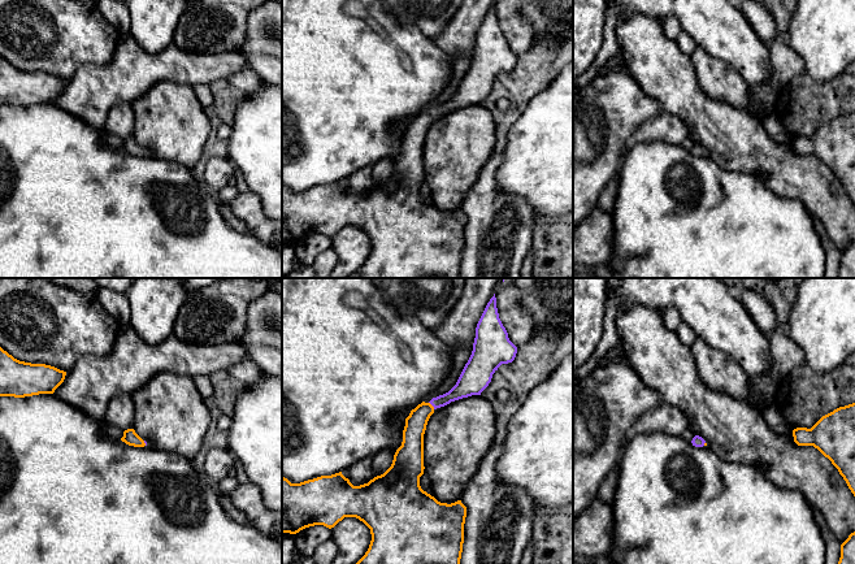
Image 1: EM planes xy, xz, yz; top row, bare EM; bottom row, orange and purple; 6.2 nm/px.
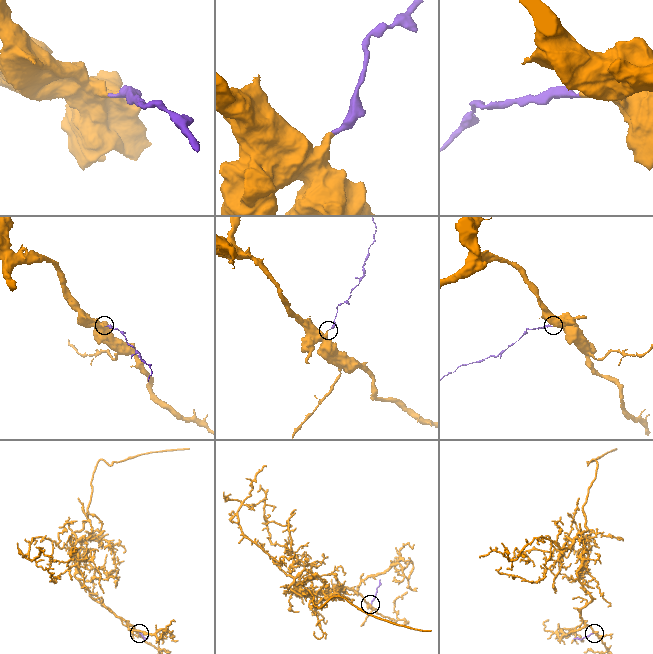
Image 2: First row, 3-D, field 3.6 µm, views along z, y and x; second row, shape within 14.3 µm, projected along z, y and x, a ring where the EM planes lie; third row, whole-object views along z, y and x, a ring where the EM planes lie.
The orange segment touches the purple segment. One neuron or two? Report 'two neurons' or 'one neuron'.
one neuron

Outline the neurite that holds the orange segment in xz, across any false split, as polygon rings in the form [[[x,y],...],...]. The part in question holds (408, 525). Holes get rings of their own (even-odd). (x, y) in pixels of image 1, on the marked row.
[[[494,294],[477,324],[472,355],[456,385],[448,392],[433,398],[429,403],[422,402],[411,411],[405,418],[402,446],[396,450],[391,467],[360,486],[353,486],[342,472],[300,483],[291,483],[282,477],[282,533],[296,534],[314,525],[331,529],[344,517],[356,517],[372,534],[368,551],[356,564],[460,564],[466,507],[461,500],[440,503],[421,489],[420,477],[425,469],[424,434],[437,408],[481,395],[498,368],[512,363],[516,353],[517,347],[509,340],[499,318]]]

